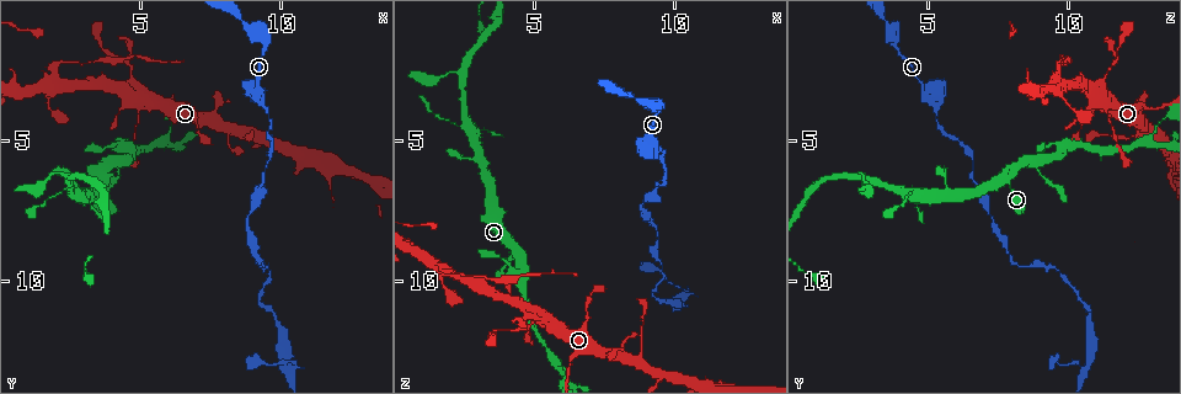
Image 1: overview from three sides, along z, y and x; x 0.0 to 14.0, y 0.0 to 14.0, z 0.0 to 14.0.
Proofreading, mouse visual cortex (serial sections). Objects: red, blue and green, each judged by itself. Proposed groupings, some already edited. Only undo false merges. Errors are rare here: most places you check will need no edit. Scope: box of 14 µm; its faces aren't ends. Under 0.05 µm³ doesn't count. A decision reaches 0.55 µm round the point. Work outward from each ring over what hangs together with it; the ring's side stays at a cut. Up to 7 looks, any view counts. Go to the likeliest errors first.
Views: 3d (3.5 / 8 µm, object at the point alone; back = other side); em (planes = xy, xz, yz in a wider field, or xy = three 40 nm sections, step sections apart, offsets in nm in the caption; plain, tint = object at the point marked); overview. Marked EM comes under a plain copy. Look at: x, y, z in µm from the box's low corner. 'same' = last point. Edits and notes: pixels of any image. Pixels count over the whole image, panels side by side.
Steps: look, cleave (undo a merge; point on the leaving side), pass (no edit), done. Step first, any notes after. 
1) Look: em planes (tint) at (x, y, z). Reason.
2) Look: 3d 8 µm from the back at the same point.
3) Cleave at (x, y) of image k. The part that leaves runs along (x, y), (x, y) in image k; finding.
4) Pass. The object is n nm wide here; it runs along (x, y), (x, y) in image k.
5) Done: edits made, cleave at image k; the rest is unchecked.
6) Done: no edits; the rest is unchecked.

Look: 3d 8 µm from the back at (2.2, 2.3, 9.6). Abrupt turn.

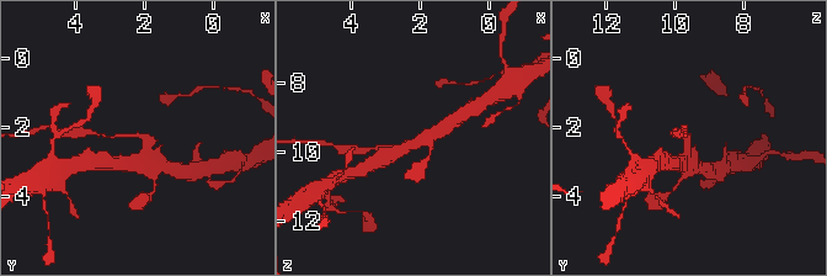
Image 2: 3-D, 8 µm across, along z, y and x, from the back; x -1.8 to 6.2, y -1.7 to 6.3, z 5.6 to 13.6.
Look: em xy step 2 (tint) at (2.2, 2.3, 9.7).

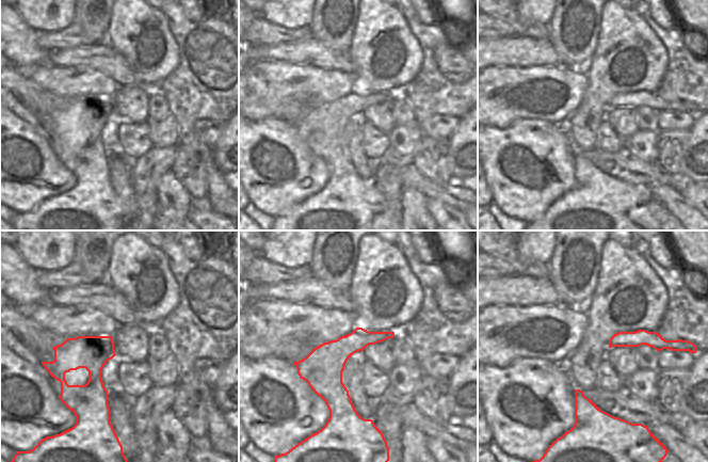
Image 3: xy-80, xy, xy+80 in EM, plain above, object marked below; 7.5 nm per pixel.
Cleave at (117, 136) of image 2. The object is 260 nm wide here; the part that leaves runs along (134, 136), (105, 137), (81, 133) in image 2; two cells meet here.

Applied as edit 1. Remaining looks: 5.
Look: 3d 3.5 µm at (10.3, 13.1, 10.7). Side arm on a straight run.

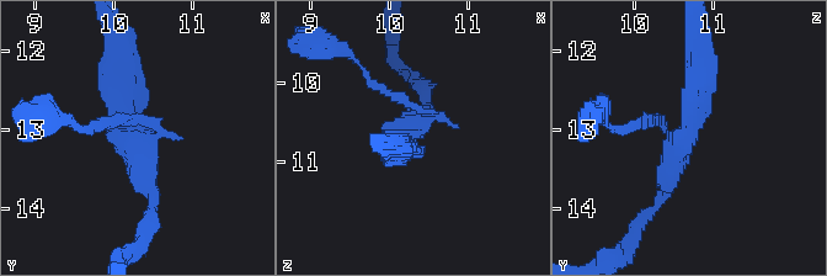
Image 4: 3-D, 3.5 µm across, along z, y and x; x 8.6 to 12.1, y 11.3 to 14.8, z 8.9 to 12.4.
Look: em planes (tint) at (10.25, 13.15, 10.60).

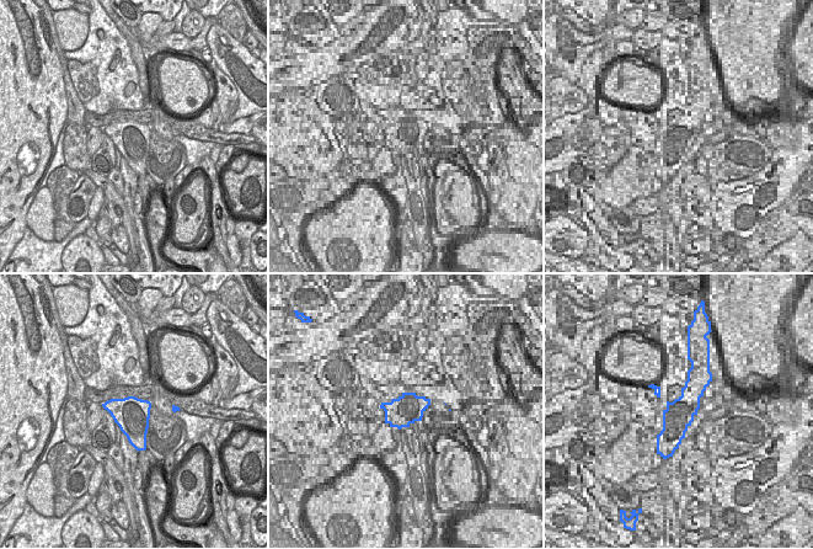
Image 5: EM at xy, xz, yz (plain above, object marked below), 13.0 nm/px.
Cleave at (388, 93) of image 4. The part that leaves runs along (423, 112), (375, 88), (352, 56), (337, 49) in image 4; a second cell is stuck on.

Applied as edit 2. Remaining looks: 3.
Look: overview. See it whole again.

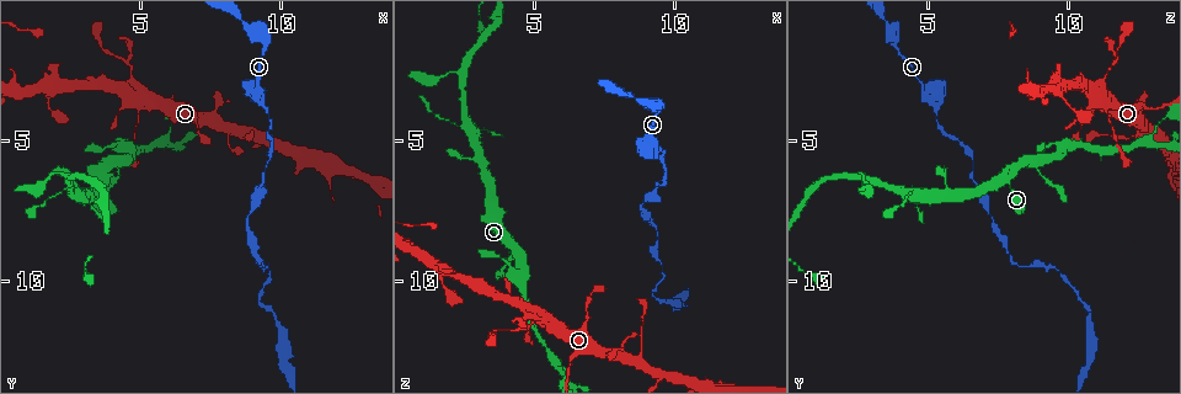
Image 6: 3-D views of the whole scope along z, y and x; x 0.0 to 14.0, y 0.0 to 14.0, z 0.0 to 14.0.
Look: 3d 3.5 µm from the back at (4.6, 5.4, 9.8). Three-way junction.

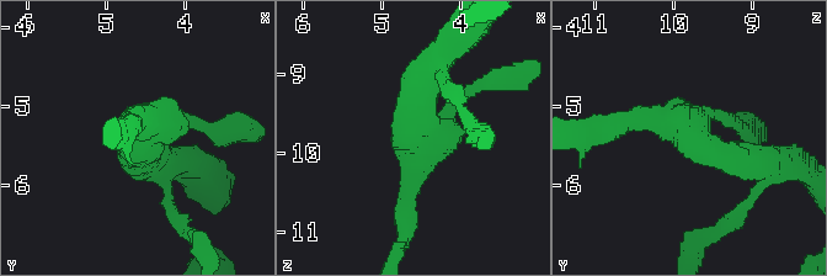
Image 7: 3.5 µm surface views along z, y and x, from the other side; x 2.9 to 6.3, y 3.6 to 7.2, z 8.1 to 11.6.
Look: em xy step 3 (tint) at (4.55, 5.30, 9.75).

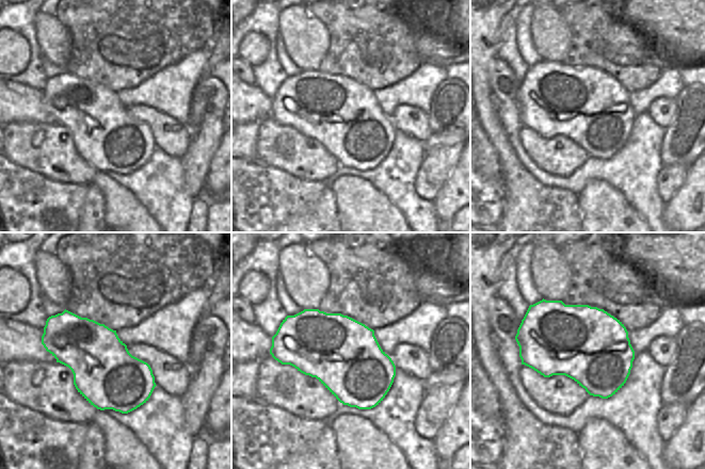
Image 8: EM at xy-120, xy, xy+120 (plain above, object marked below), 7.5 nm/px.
Pass. It runs along (759, 160), (678, 122), (618, 126) in image 7; all the same cell.

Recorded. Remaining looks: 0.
Done: edits made, cleave at image 2, cleave at image 4; the rest is unchecked.

